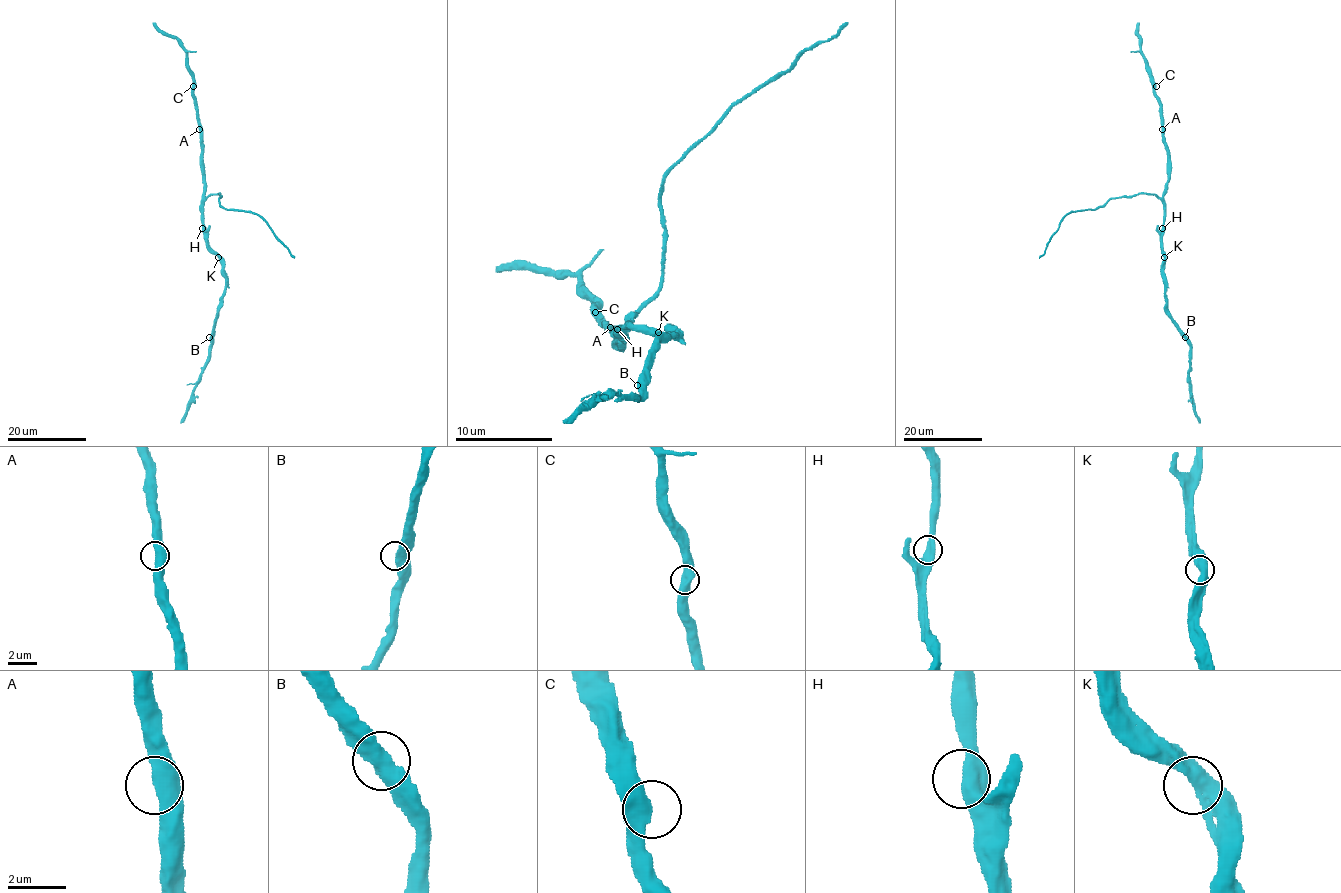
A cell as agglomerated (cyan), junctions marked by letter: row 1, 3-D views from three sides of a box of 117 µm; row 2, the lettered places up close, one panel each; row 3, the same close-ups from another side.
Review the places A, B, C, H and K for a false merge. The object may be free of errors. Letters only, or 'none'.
none

